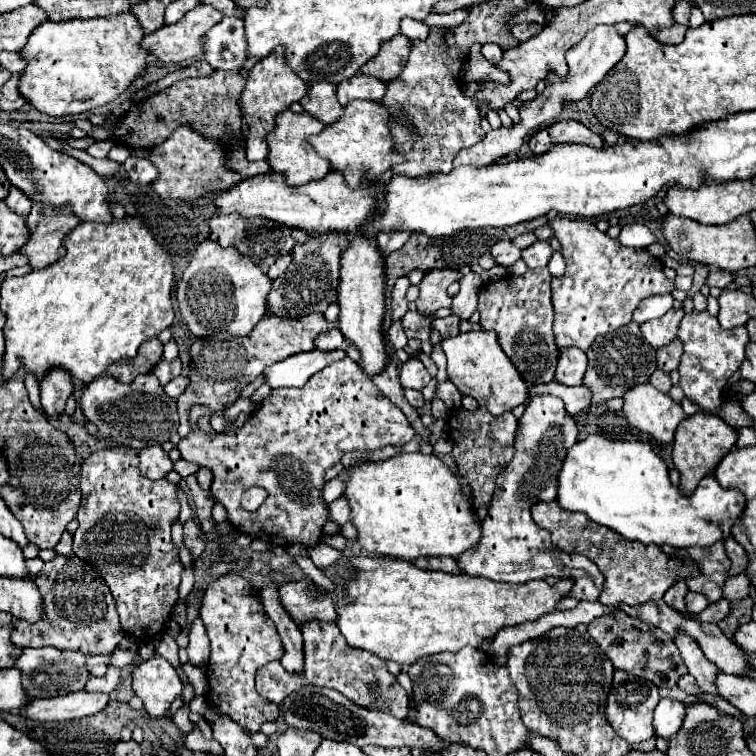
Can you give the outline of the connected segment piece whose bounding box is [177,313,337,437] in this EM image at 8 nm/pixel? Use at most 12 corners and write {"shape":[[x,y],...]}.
{"shape":[[321,313],[265,315],[247,337],[217,333],[191,347],[189,411],[223,411],[265,367],[311,351],[337,327]]}

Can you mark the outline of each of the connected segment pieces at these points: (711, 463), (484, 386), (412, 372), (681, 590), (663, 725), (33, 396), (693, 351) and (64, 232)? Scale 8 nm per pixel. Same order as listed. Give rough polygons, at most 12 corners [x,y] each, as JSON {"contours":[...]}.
{"contours":[[[701,411],[675,431],[679,489],[699,479],[733,449],[737,429]],[[493,331],[443,339],[449,381],[501,415],[529,389]],[[419,359],[401,365],[401,385],[423,389],[431,381]],[[679,579],[667,593],[665,603],[685,611],[687,583]],[[661,699],[653,713],[655,735],[673,737],[685,719],[685,707]],[[31,373],[25,377],[25,387],[33,407],[39,411],[39,383]],[[685,313],[677,339],[683,393],[703,411],[723,403],[747,329]],[[33,203],[29,241],[19,249],[31,269],[61,259],[79,221]]]}

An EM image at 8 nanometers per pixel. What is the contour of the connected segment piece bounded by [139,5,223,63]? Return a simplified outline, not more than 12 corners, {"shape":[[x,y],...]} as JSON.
{"shape":[[197,5],[145,35],[141,49],[161,63],[193,63],[201,33],[221,21]]}

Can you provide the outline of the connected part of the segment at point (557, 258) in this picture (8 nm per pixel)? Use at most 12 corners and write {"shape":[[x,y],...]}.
{"shape":[[559,251],[549,261],[553,277],[563,277],[565,261]]}

